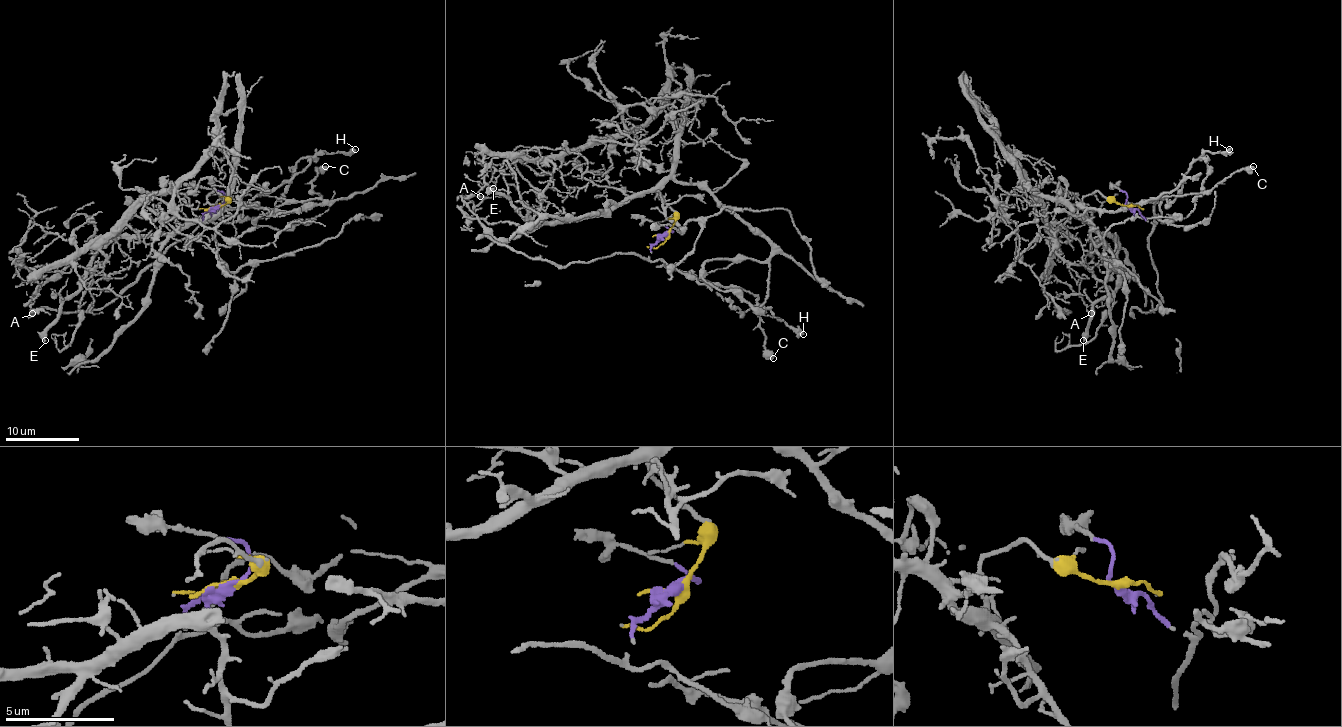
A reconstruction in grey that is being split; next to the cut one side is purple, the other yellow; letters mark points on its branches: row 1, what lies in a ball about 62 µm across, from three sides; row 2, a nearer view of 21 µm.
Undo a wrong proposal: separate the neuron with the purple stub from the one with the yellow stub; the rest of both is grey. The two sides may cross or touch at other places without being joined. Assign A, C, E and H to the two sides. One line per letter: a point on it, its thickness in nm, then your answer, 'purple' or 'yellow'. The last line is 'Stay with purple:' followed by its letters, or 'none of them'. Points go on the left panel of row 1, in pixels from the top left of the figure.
A: place (32, 313); calibre 110 nm; yellow
C: place (325, 166); calibre 550 nm; yellow
E: place (45, 340); calibre 420 nm; yellow
H: place (355, 149); calibre 460 nm; purple
Stay with purple: H

